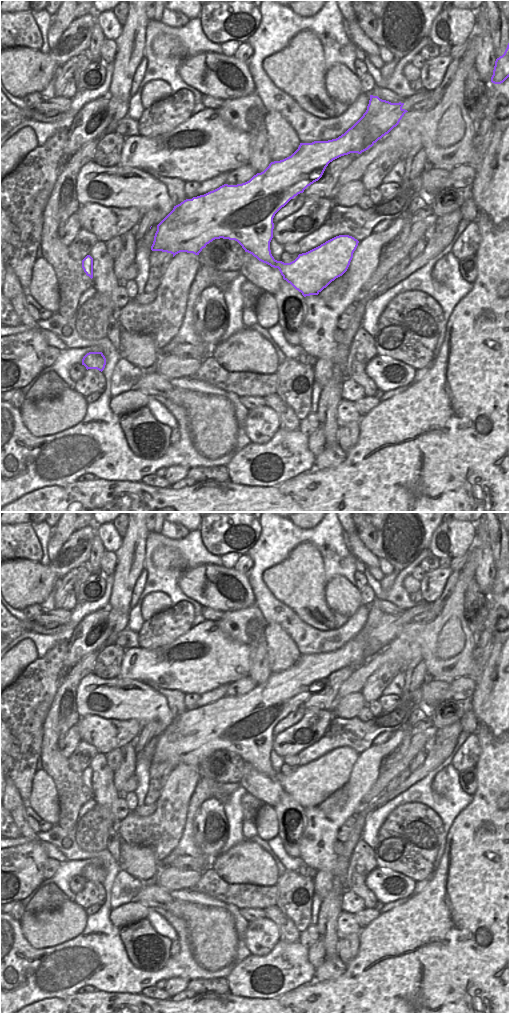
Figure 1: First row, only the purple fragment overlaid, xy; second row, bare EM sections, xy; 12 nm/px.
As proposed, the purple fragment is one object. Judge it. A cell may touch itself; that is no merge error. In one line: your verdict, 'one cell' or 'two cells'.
one cell

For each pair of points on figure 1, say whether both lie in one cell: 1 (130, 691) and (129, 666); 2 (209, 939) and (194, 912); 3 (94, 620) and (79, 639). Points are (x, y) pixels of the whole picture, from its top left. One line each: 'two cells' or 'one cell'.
1: two cells
2: one cell
3: one cell

